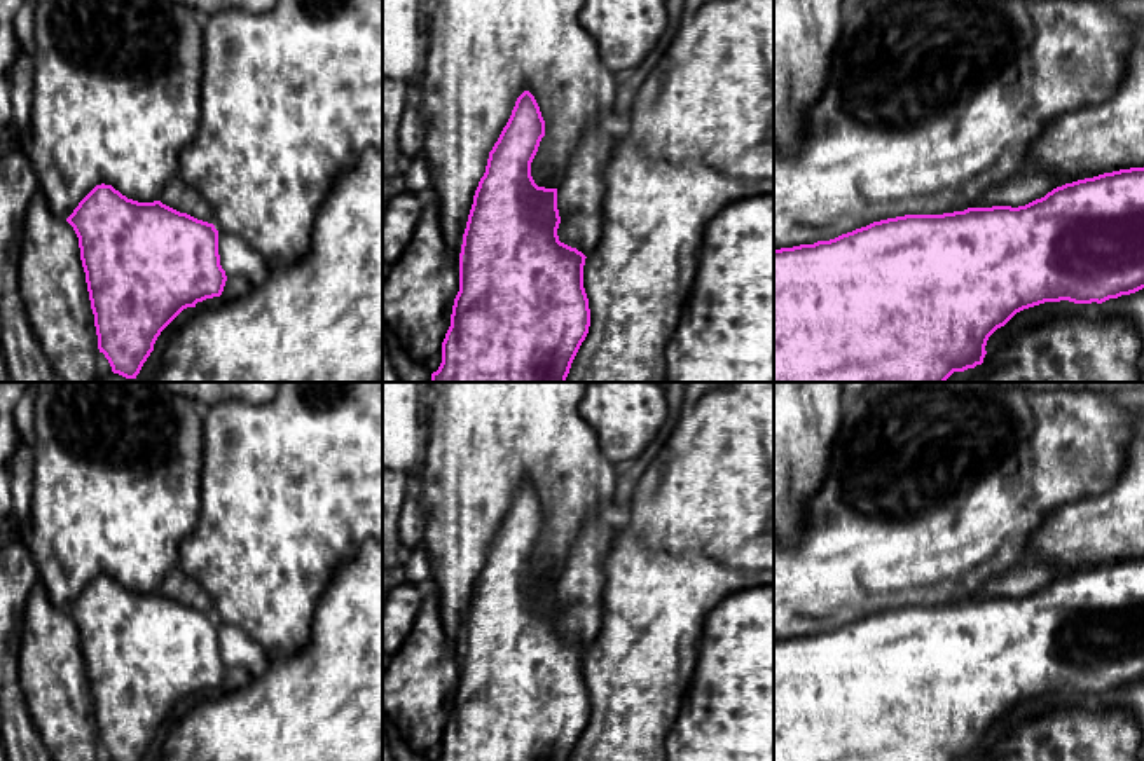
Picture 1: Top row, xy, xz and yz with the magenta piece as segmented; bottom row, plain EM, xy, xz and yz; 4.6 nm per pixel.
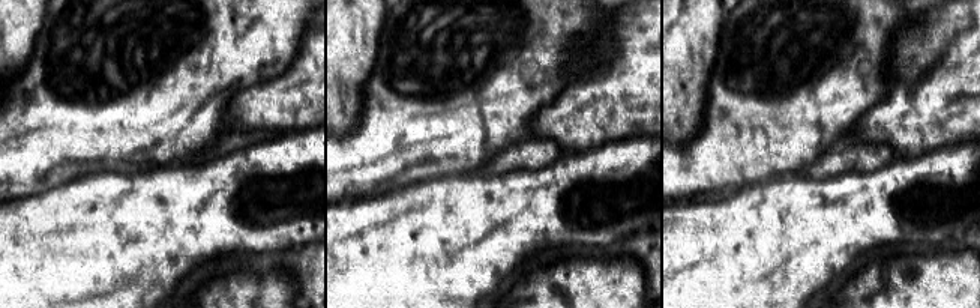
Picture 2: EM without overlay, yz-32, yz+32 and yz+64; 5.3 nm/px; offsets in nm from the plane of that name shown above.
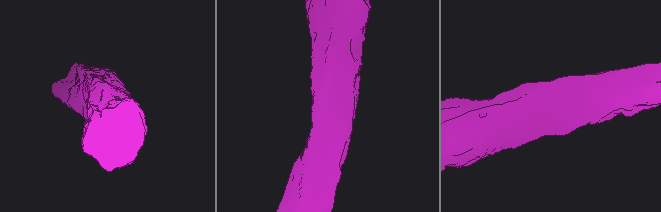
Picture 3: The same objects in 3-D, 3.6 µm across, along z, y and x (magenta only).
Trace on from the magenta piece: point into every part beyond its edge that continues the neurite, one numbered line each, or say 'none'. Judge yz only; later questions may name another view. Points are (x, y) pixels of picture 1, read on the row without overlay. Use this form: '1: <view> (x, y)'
none

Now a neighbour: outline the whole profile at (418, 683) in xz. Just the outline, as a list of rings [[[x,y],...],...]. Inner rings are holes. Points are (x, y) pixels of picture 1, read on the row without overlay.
[[[428,585],[409,637],[382,668],[382,712],[398,728],[412,752],[424,754],[435,744],[442,744],[458,682],[459,649],[449,642],[444,628],[438,592]]]

